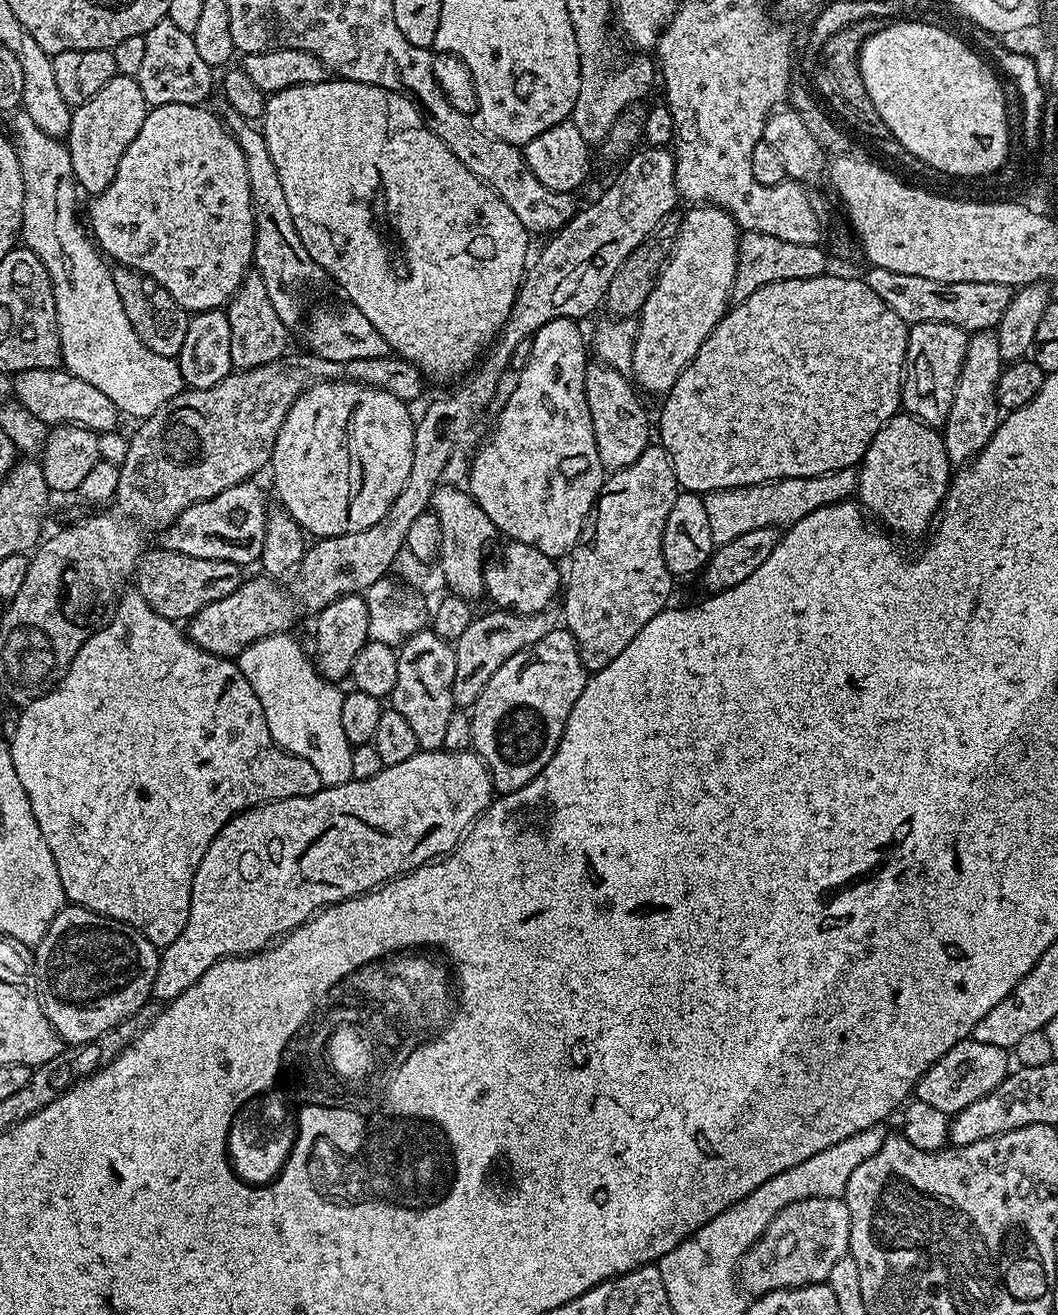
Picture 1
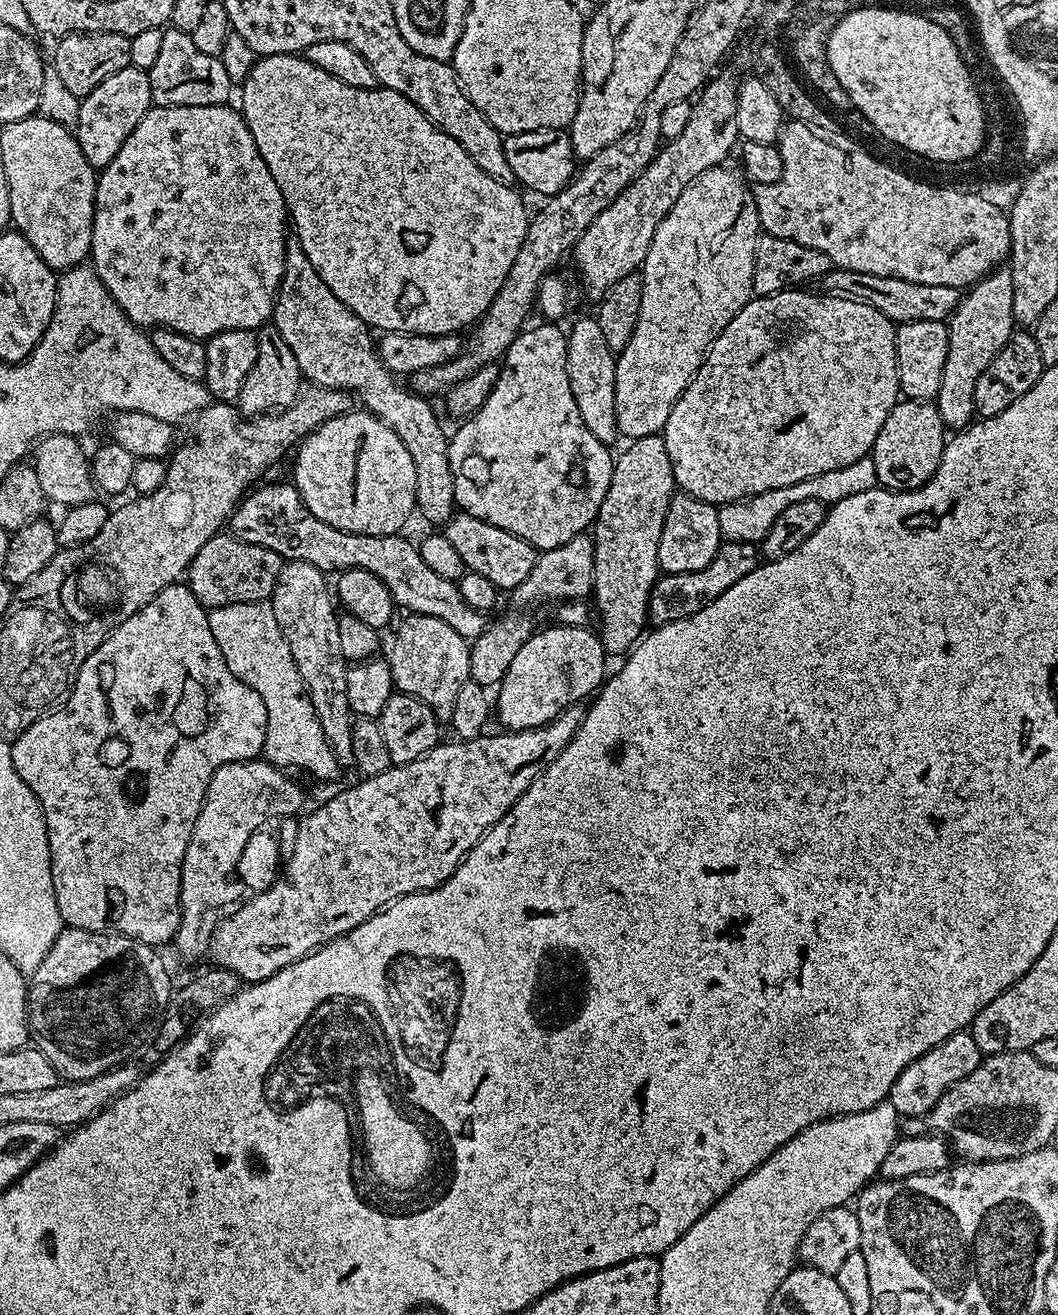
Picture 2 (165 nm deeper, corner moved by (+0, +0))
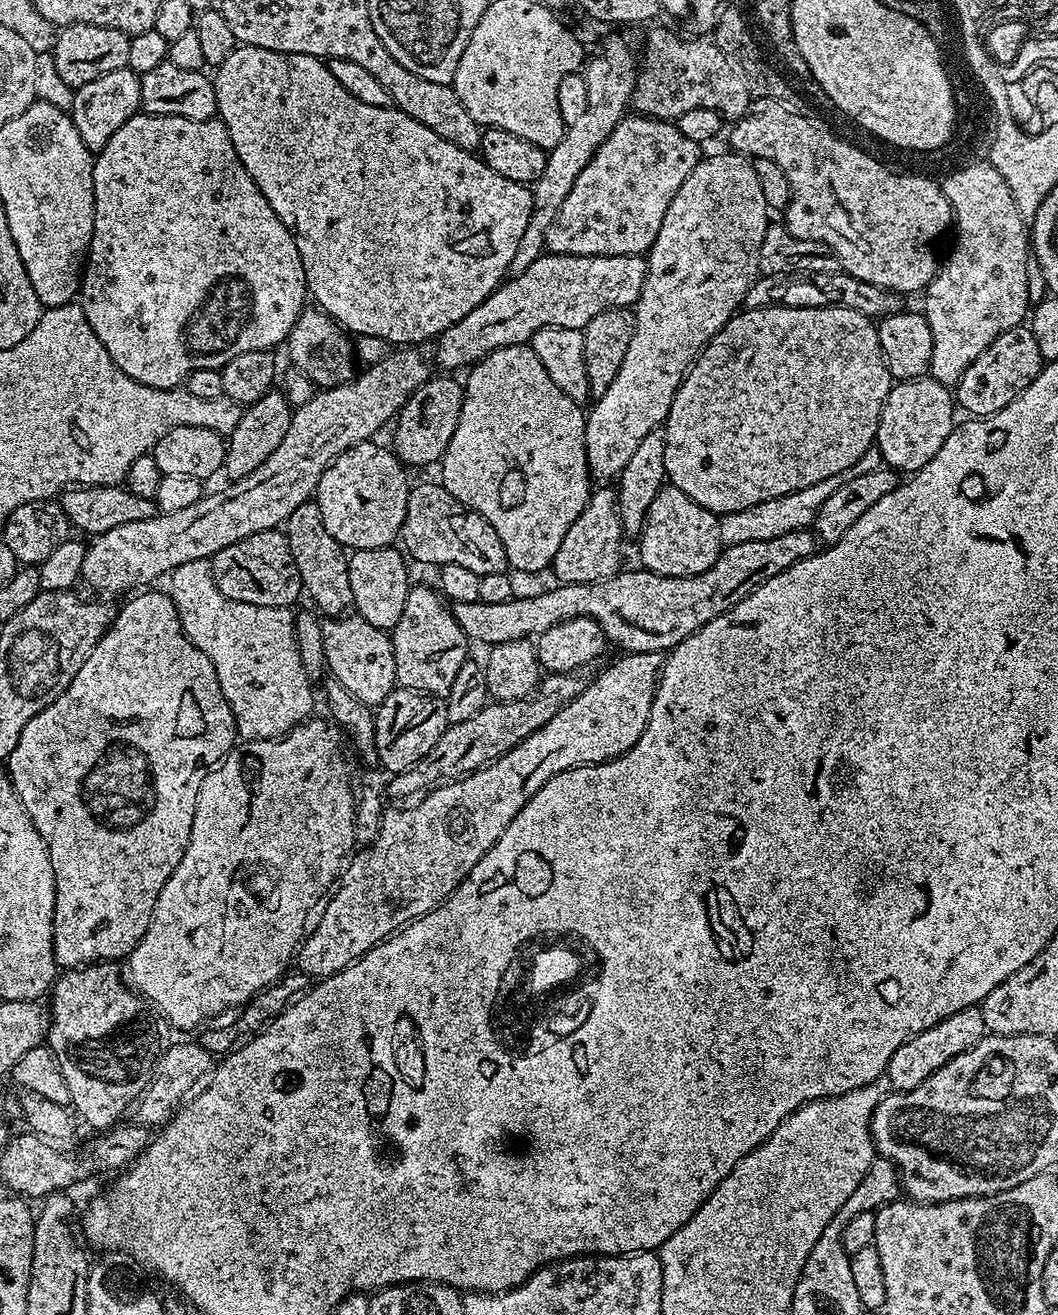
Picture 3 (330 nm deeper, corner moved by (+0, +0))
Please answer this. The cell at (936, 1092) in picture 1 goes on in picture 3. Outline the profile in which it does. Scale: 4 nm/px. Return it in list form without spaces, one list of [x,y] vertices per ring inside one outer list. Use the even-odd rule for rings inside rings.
[[[979,1007],[958,1010],[958,1014],[950,1014],[950,1018],[930,1026],[930,1030],[922,1030],[922,1034],[910,1038],[905,1044],[898,1046],[898,1050],[894,1050],[894,1058],[890,1058],[886,1075],[892,1091],[909,1092],[914,1090],[914,1086],[922,1086],[922,1082],[926,1082],[926,1078],[930,1078],[930,1074],[934,1074],[934,1070],[946,1066],[946,1062],[958,1058],[958,1054],[978,1046],[978,1042],[985,1035],[984,1019]]]

